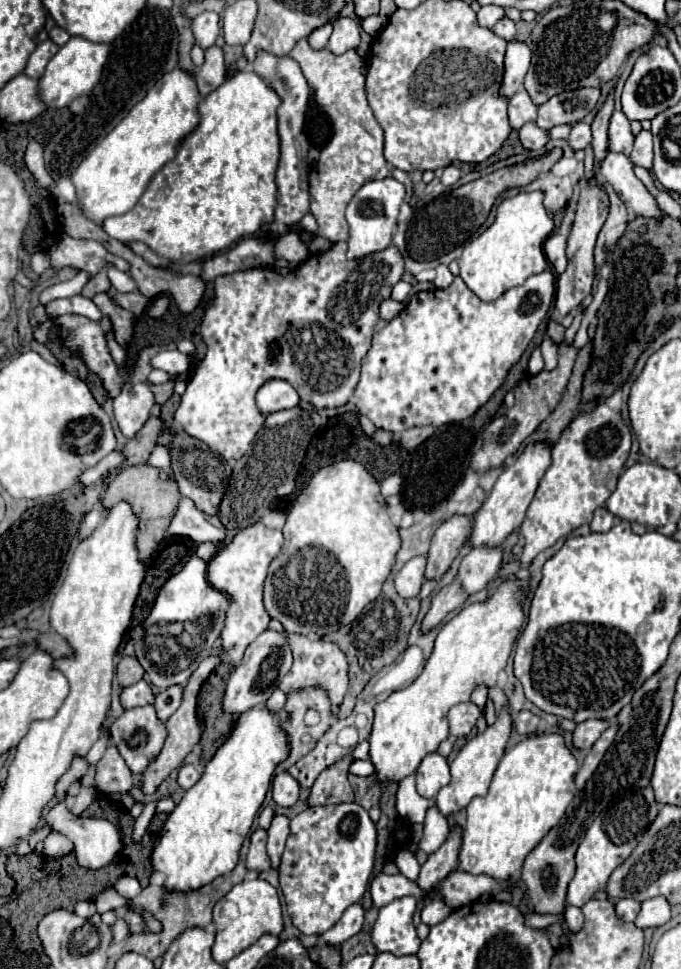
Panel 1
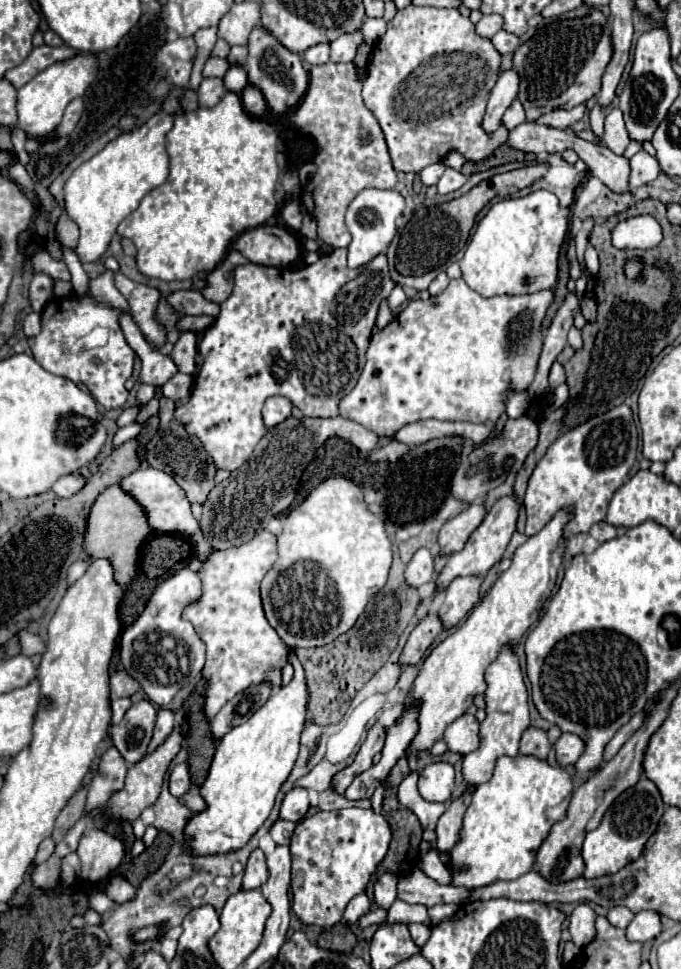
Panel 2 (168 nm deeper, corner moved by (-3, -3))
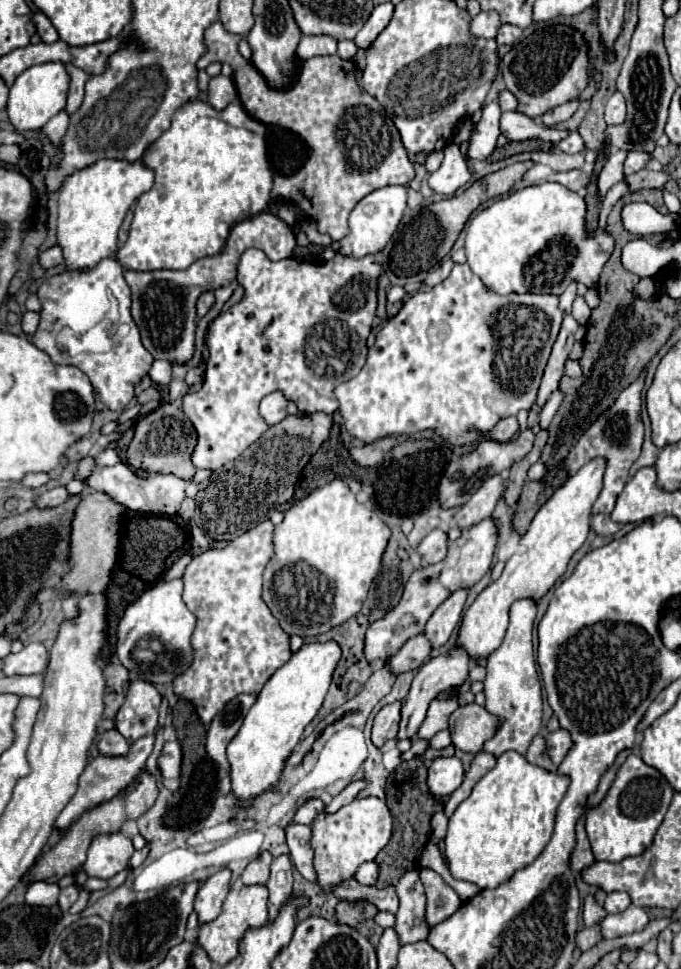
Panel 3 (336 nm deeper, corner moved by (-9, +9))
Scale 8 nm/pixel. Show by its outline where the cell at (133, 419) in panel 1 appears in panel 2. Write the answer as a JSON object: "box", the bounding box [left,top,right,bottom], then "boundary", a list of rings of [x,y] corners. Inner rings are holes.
{"box":[118,405,144,427],"boundary":[[[130,405],[130,407],[122,409],[122,413],[120,413],[120,417],[118,417],[118,427],[124,427],[124,425],[134,423],[136,417],[138,417],[138,413],[142,411],[142,407],[144,407],[144,405]]]}

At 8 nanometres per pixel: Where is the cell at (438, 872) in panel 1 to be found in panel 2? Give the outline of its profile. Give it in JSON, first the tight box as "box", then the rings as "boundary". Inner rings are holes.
{"box":[436,789,474,853],"boundary":[[[468,789],[462,797],[454,799],[446,813],[440,817],[438,825],[436,825],[436,847],[440,853],[450,853],[452,847],[460,841],[460,829],[462,829],[462,819],[464,819],[464,813],[470,805],[470,797],[472,797],[472,791],[474,789]]]}

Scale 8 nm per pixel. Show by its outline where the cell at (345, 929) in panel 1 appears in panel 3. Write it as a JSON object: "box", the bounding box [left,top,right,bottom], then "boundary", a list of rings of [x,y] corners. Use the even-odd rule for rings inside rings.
{"box":[354,861,378,885],"boundary":[[[366,861],[366,865],[360,865],[358,873],[354,873],[354,879],[362,885],[374,885],[376,877],[378,877],[376,861]]]}

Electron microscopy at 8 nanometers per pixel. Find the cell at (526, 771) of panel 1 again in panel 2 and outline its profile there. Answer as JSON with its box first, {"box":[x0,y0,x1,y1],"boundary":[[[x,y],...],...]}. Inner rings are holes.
{"box":[450,755,574,889],"boundary":[[[528,755],[500,757],[494,777],[476,787],[464,815],[462,839],[450,851],[452,881],[466,889],[476,889],[492,881],[508,881],[526,875],[552,825],[562,821],[564,813],[568,813],[572,793],[574,781],[564,767],[552,767],[548,761]]]}

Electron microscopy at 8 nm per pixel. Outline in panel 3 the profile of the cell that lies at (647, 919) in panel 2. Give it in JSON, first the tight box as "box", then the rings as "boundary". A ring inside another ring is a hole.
{"box":[602,905,648,939],"boundary":[[[630,905],[626,911],[622,913],[614,913],[614,915],[606,915],[606,919],[602,921],[602,935],[606,939],[612,937],[620,937],[620,935],[628,935],[628,933],[636,933],[642,931],[648,925],[648,915],[644,909]]]}

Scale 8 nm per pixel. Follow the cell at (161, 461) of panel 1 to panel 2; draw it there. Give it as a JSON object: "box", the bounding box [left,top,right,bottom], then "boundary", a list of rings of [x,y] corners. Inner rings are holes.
{"box":[120,467,200,535],"boundary":[[[142,467],[132,475],[128,475],[126,479],[122,479],[120,485],[146,509],[148,523],[156,533],[184,533],[184,535],[200,533],[200,525],[190,511],[190,501],[184,489],[168,473],[152,467]]]}

